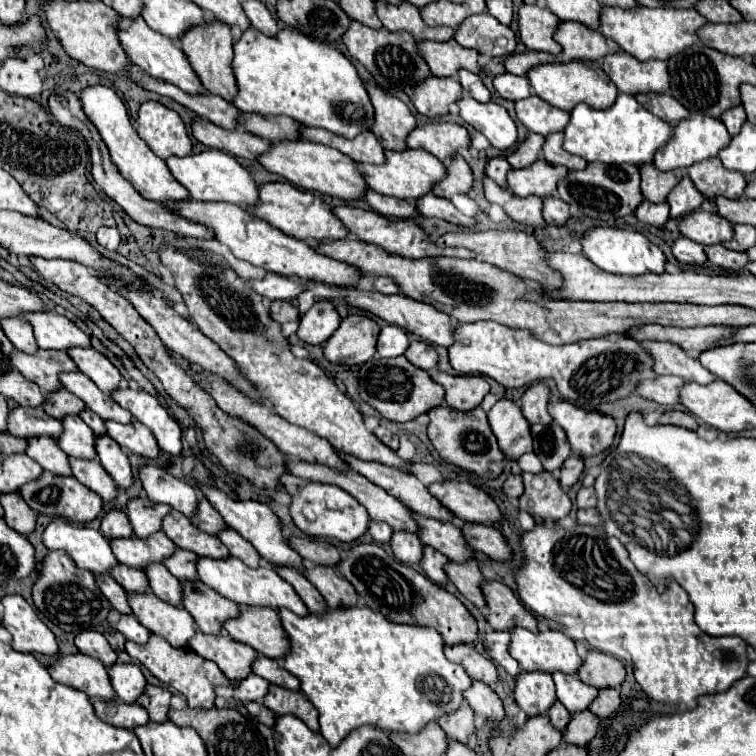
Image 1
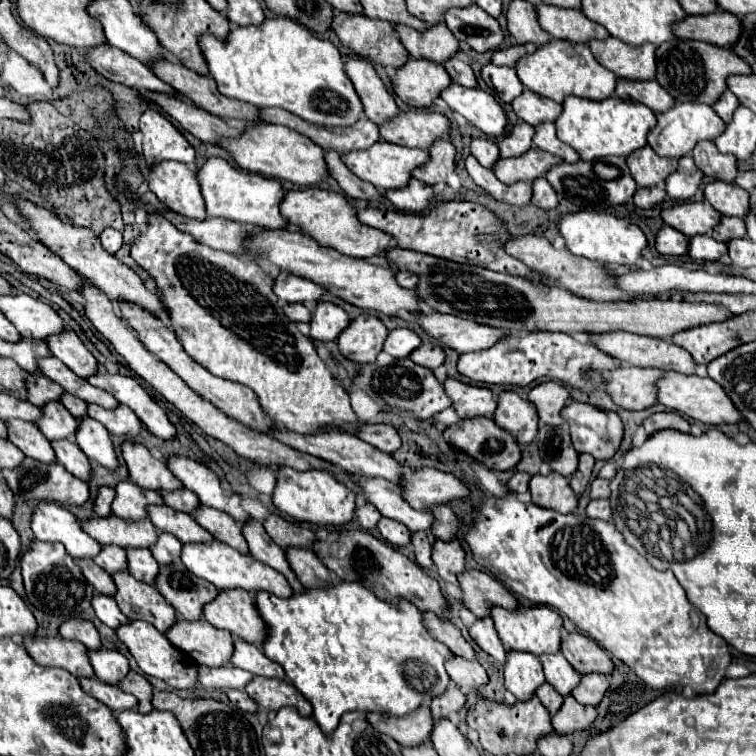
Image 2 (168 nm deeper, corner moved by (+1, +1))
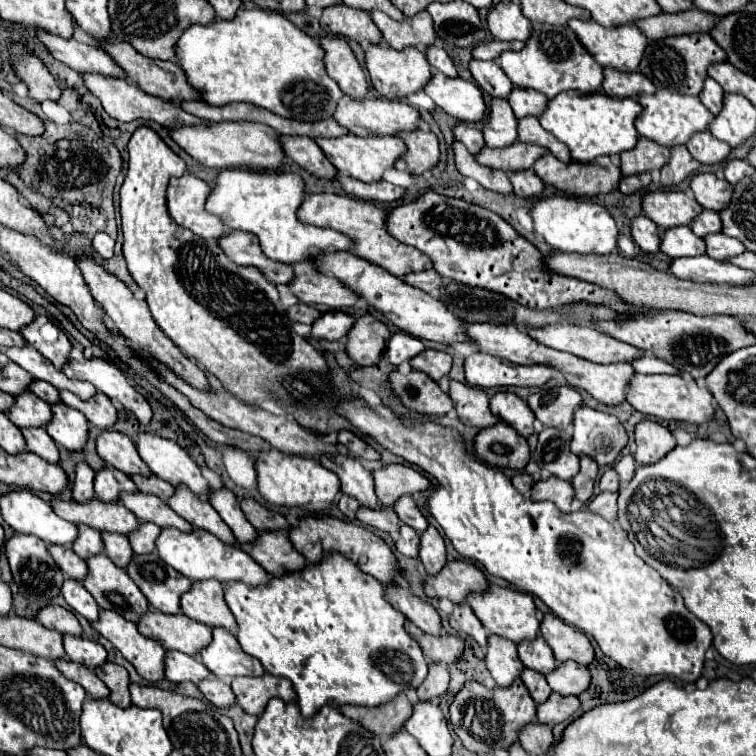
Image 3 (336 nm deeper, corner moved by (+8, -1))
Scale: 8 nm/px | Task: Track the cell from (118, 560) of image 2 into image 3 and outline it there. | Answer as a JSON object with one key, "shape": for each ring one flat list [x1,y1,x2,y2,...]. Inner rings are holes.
{"shape":[[78,525,78,539,74,541,72,549,82,557,88,559,96,553,104,553,104,541,100,541,100,531,90,529,86,525]]}

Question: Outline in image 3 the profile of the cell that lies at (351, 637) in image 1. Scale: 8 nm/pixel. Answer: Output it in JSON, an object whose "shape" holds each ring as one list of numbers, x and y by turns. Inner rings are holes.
{"shape":[[332,553,330,557,324,557,318,565,308,565,308,569,302,569,298,573,288,573,284,577,272,577,268,585,248,587,244,583,230,583,230,585,226,585,224,599,226,599,230,611,236,617,236,623,238,623,238,635,236,635,236,639,242,645,242,649,248,655,256,657,270,675,274,675,274,677,286,677,286,679,292,681,294,691,298,695,298,707,300,707,300,711,302,711,304,717,314,717,324,705,332,705,332,707,338,707,338,705,364,705,364,707,384,705,384,703,392,701,392,697,396,697,396,693,402,693,408,687,414,687,414,689,420,687,422,681,424,681,424,677,428,675,428,661,426,661,420,645,406,633,406,629,404,629,406,617,400,611,396,611,386,601,384,585,380,581,376,581,374,577,362,573,352,561,348,561,346,557,342,557,338,553]]}

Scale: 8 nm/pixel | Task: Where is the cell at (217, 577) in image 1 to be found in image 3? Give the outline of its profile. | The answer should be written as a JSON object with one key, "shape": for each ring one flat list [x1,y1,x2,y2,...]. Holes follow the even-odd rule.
{"shape":[[162,529,160,537,156,539,156,551,170,567,174,567,178,573,192,581,204,581,204,579,216,579,220,583,232,583,242,581,244,585,258,587,266,585,270,581,270,575,240,547,226,545,218,537,214,537,208,531,194,529,192,533,182,533,178,529]]}

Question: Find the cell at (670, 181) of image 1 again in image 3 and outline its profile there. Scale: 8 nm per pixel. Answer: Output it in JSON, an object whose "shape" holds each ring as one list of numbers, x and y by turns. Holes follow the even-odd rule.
{"shape":[[644,137,638,139,636,147,620,155,622,175,640,175,650,173,652,169,662,169,670,159,670,149,656,145]]}

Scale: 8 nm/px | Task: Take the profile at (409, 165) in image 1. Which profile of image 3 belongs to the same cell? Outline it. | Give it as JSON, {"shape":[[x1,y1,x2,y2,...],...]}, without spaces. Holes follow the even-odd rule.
{"shape":[[346,135,346,137,336,137,336,139,316,139,328,161,344,175,360,179,364,183,376,183,382,179,386,169,392,169,394,163,404,155,404,141,398,137,356,137,356,135]]}

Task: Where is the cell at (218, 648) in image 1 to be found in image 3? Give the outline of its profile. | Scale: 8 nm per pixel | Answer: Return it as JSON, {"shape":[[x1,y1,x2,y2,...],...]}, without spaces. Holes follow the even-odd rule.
{"shape":[[158,609,148,611,138,621,138,629,142,635,158,641,164,649,178,649,186,655,198,655,212,639,212,629,208,625,196,623,184,613,166,615,158,613]]}

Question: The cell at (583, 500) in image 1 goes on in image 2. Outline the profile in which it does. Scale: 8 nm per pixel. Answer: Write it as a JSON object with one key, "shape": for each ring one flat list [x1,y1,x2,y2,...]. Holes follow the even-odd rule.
{"shape":[[595,479,591,483,591,499,597,499,597,497,609,497,609,479]]}

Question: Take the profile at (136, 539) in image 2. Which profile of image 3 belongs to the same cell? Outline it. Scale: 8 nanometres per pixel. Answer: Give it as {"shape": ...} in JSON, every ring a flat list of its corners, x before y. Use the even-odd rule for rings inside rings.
{"shape":[[56,499,52,503,52,509,62,519,74,523,74,525,88,525,100,533,120,533,128,535,138,529,138,519,120,503,102,503,98,499,88,501,86,505,76,501,62,501]]}

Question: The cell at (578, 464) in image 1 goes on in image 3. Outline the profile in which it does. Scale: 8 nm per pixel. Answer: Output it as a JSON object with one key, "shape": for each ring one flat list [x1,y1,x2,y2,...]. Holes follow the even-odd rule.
{"shape":[[580,457,580,471,576,477,572,477,572,487,576,491,576,499,586,503,592,497,594,481,598,477,598,465,590,457]]}

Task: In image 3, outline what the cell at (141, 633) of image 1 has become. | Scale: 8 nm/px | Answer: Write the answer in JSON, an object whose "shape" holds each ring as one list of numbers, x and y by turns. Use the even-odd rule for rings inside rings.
{"shape":[[64,581,62,585,62,595,66,599,66,603,76,611,80,613,82,617,86,617,88,621,96,621,98,615,100,615,100,607,96,605,96,601,92,601,92,595,84,589,84,585,80,585,78,581]]}

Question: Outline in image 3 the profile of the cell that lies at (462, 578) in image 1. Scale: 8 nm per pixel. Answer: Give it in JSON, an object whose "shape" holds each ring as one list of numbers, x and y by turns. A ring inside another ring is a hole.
{"shape":[[434,525,420,535,420,559,428,575,436,575,446,565,446,545]]}

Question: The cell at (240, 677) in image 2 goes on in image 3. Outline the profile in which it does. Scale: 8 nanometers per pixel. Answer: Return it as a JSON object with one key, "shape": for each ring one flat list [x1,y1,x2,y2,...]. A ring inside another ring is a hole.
{"shape":[[168,651,164,665,166,665,166,671,164,671,166,679,170,679,174,683,184,683,184,681,200,683,204,679,214,677,202,661,198,661,196,657,184,655,180,651]]}

